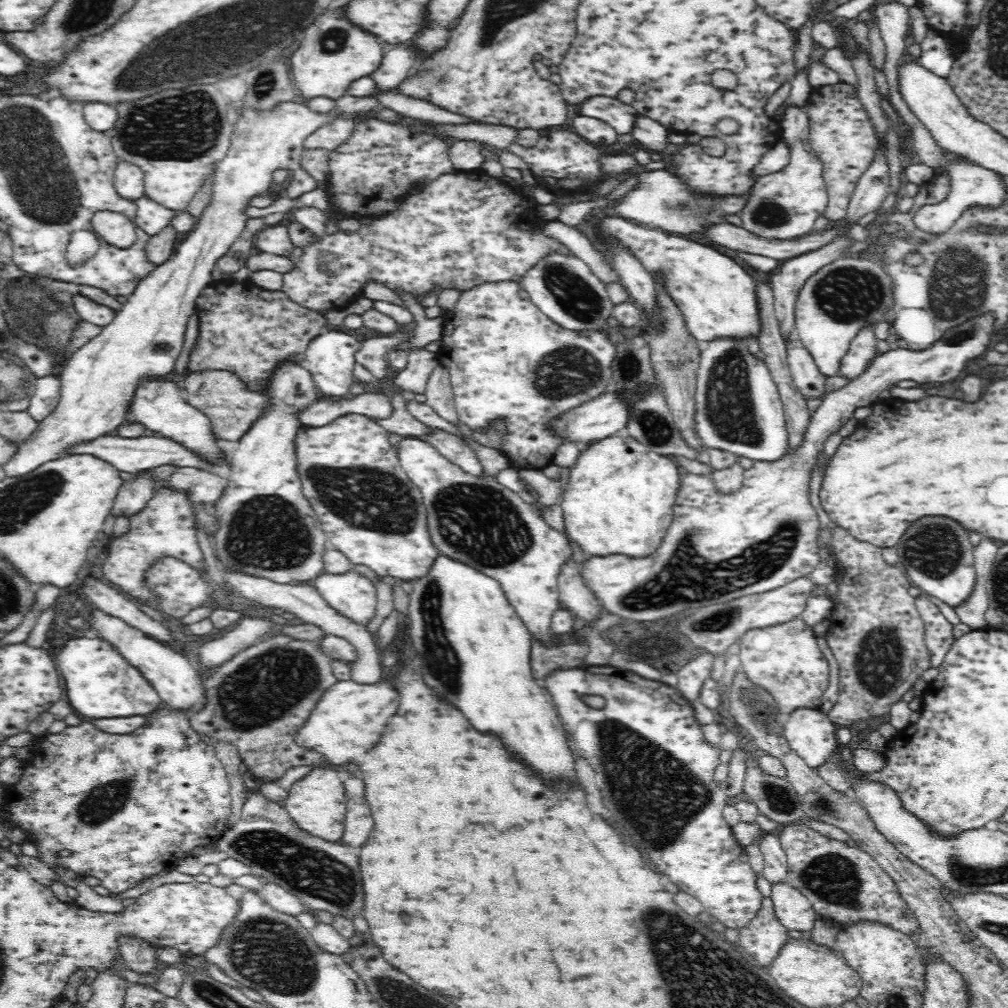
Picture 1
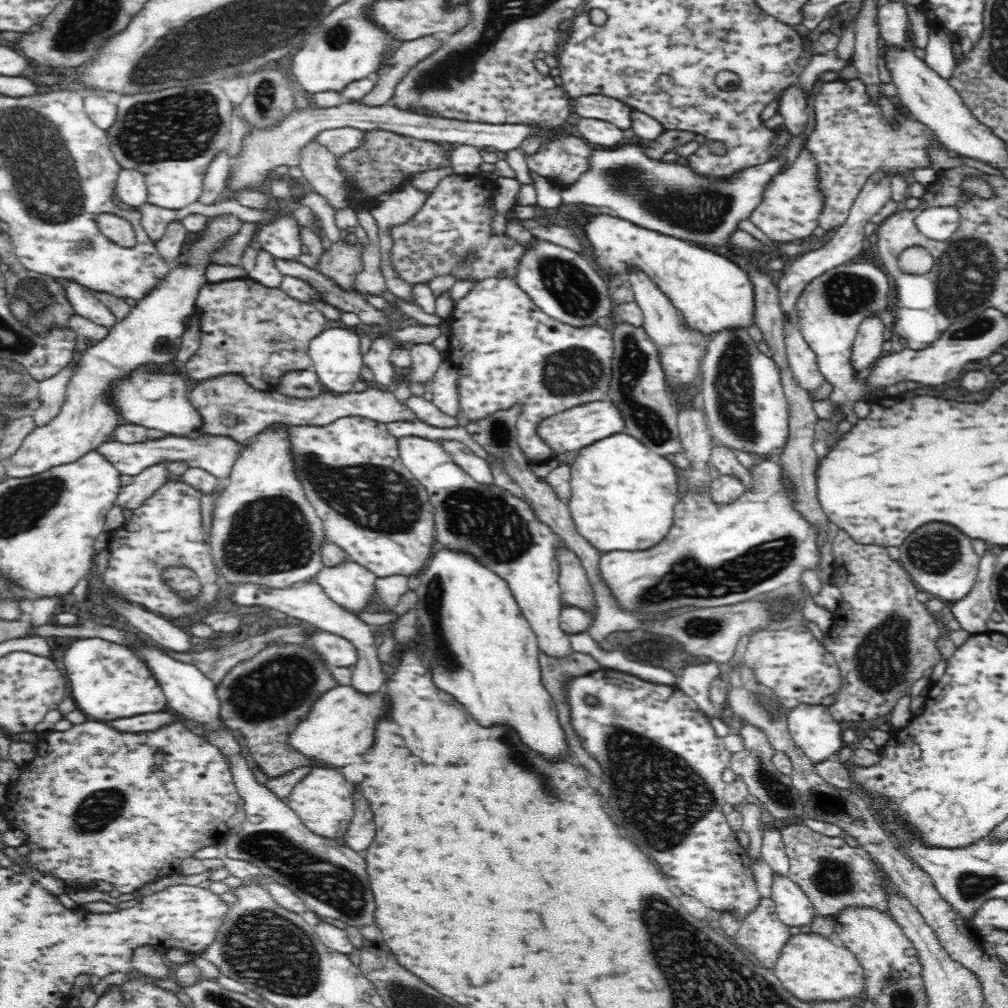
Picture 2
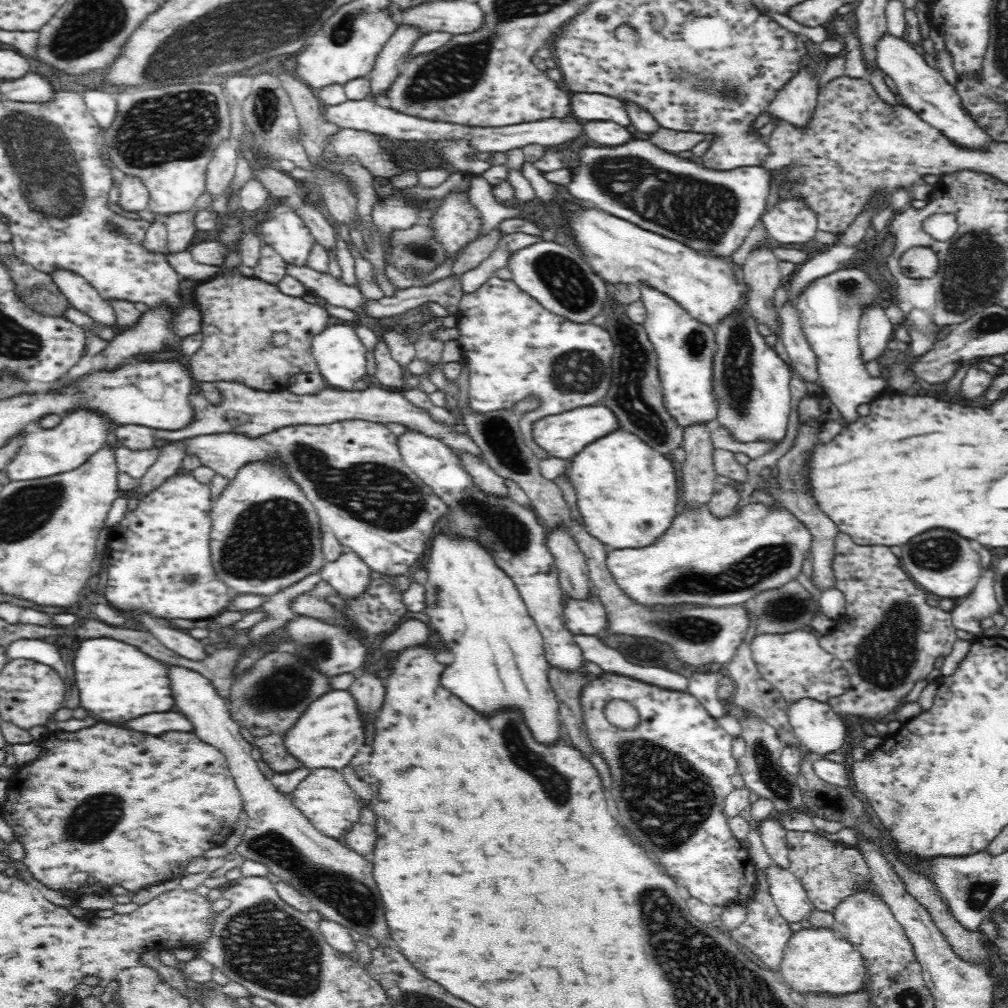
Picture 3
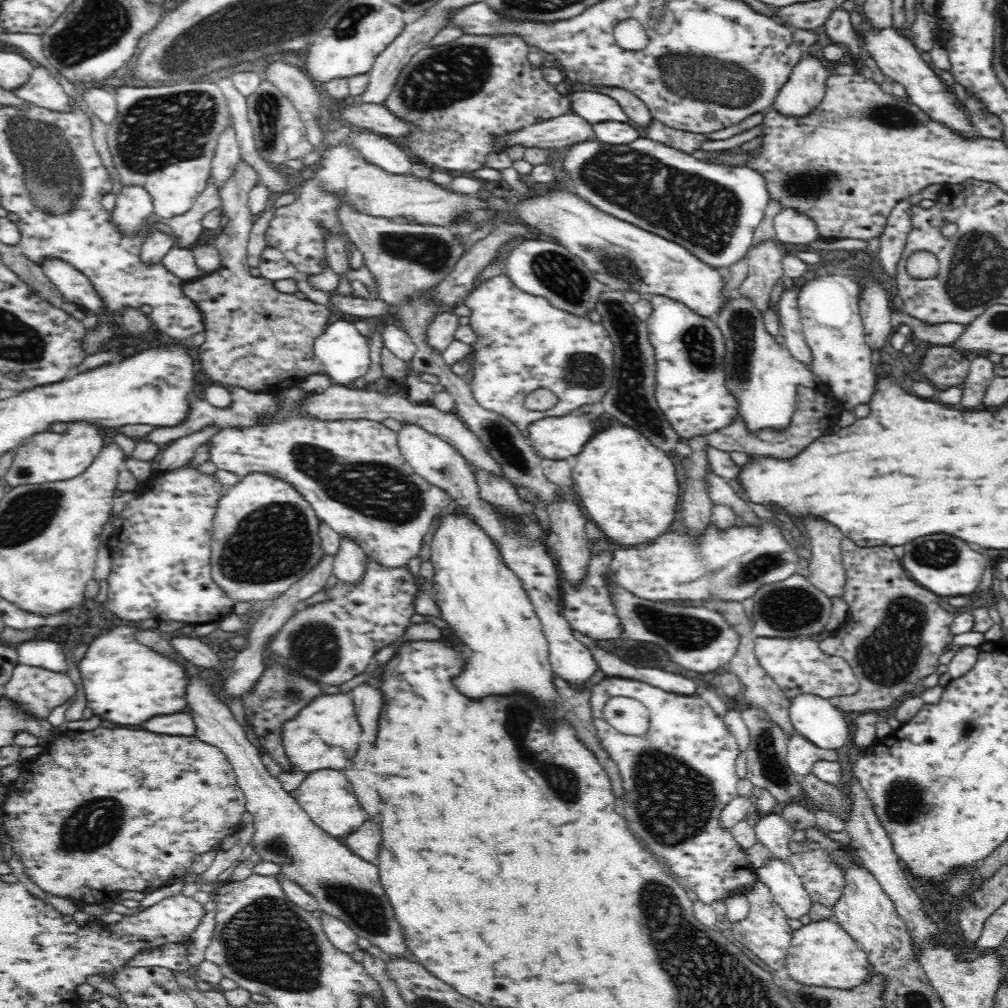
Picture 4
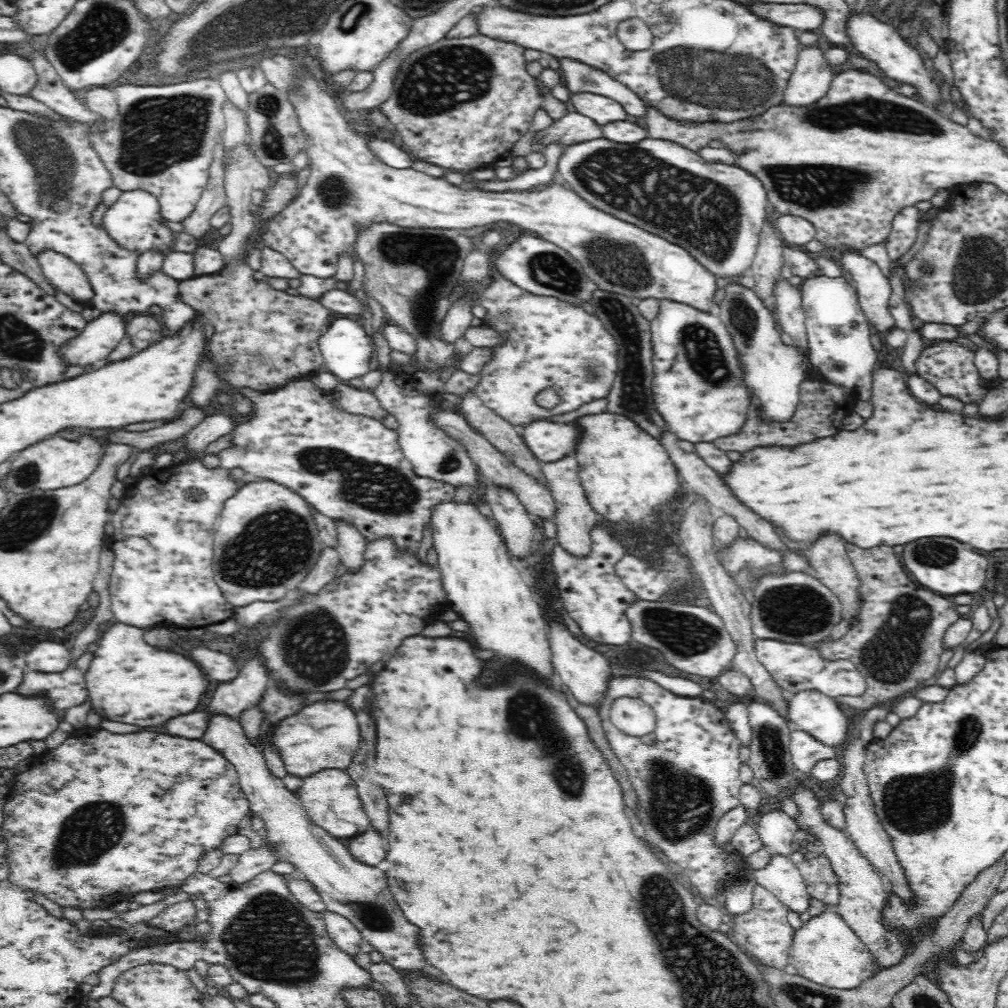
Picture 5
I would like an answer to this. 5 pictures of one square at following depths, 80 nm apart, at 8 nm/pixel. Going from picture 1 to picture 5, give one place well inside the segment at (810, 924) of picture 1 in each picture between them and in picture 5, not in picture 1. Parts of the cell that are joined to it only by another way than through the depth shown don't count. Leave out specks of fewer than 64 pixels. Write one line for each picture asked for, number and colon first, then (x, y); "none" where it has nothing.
2: (793, 908)
3: (793, 904)
4: (788, 891)
5: (780, 876)

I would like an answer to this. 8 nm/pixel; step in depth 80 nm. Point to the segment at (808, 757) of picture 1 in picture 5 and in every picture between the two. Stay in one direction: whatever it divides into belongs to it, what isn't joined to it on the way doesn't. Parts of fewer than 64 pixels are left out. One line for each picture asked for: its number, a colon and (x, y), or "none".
2: (813, 730)
3: (819, 730)
4: (821, 724)
5: (819, 716)

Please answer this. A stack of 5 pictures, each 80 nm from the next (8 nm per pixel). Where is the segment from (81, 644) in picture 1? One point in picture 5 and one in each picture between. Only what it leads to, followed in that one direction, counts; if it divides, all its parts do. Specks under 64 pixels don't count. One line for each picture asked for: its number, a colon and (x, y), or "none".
2: (107, 682)
3: (115, 681)
4: (124, 682)
5: (128, 681)

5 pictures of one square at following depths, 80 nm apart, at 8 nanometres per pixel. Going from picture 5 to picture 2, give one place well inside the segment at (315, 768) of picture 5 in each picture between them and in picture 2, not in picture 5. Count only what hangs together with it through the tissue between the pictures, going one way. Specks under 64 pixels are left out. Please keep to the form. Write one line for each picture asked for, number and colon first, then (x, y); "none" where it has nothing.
2: (343, 723)
3: (332, 731)
4: (326, 734)

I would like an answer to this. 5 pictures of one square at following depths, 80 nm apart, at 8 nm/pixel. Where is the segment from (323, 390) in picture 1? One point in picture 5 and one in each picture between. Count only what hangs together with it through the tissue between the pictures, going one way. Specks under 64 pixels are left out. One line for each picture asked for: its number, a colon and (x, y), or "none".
2: (335, 353)
3: (340, 356)
4: (343, 352)
5: (346, 348)

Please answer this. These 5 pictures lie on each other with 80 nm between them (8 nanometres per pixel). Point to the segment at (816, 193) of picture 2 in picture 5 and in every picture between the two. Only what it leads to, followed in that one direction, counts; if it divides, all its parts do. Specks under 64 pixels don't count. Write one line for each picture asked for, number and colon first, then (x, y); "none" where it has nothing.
3: (791, 220)
4: (791, 226)
5: (793, 229)

